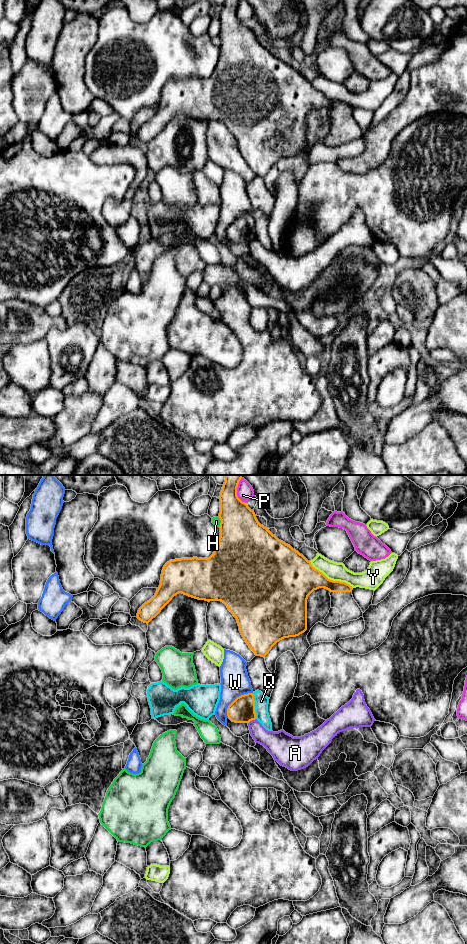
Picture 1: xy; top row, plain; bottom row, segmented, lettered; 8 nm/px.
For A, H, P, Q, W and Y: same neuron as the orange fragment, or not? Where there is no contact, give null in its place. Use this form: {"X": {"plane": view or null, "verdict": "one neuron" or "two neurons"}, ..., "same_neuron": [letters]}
{"A": {"plane": "xy", "verdict": "two neurons"}, "H": {"plane": "xy", "verdict": "two neurons"}, "P": {"plane": "xy", "verdict": "two neurons"}, "Q": {"plane": "xy", "verdict": "two neurons"}, "W": {"plane": "xy", "verdict": "two neurons"}, "Y": {"plane": "xy", "verdict": "two neurons"}, "same_neuron": []}

